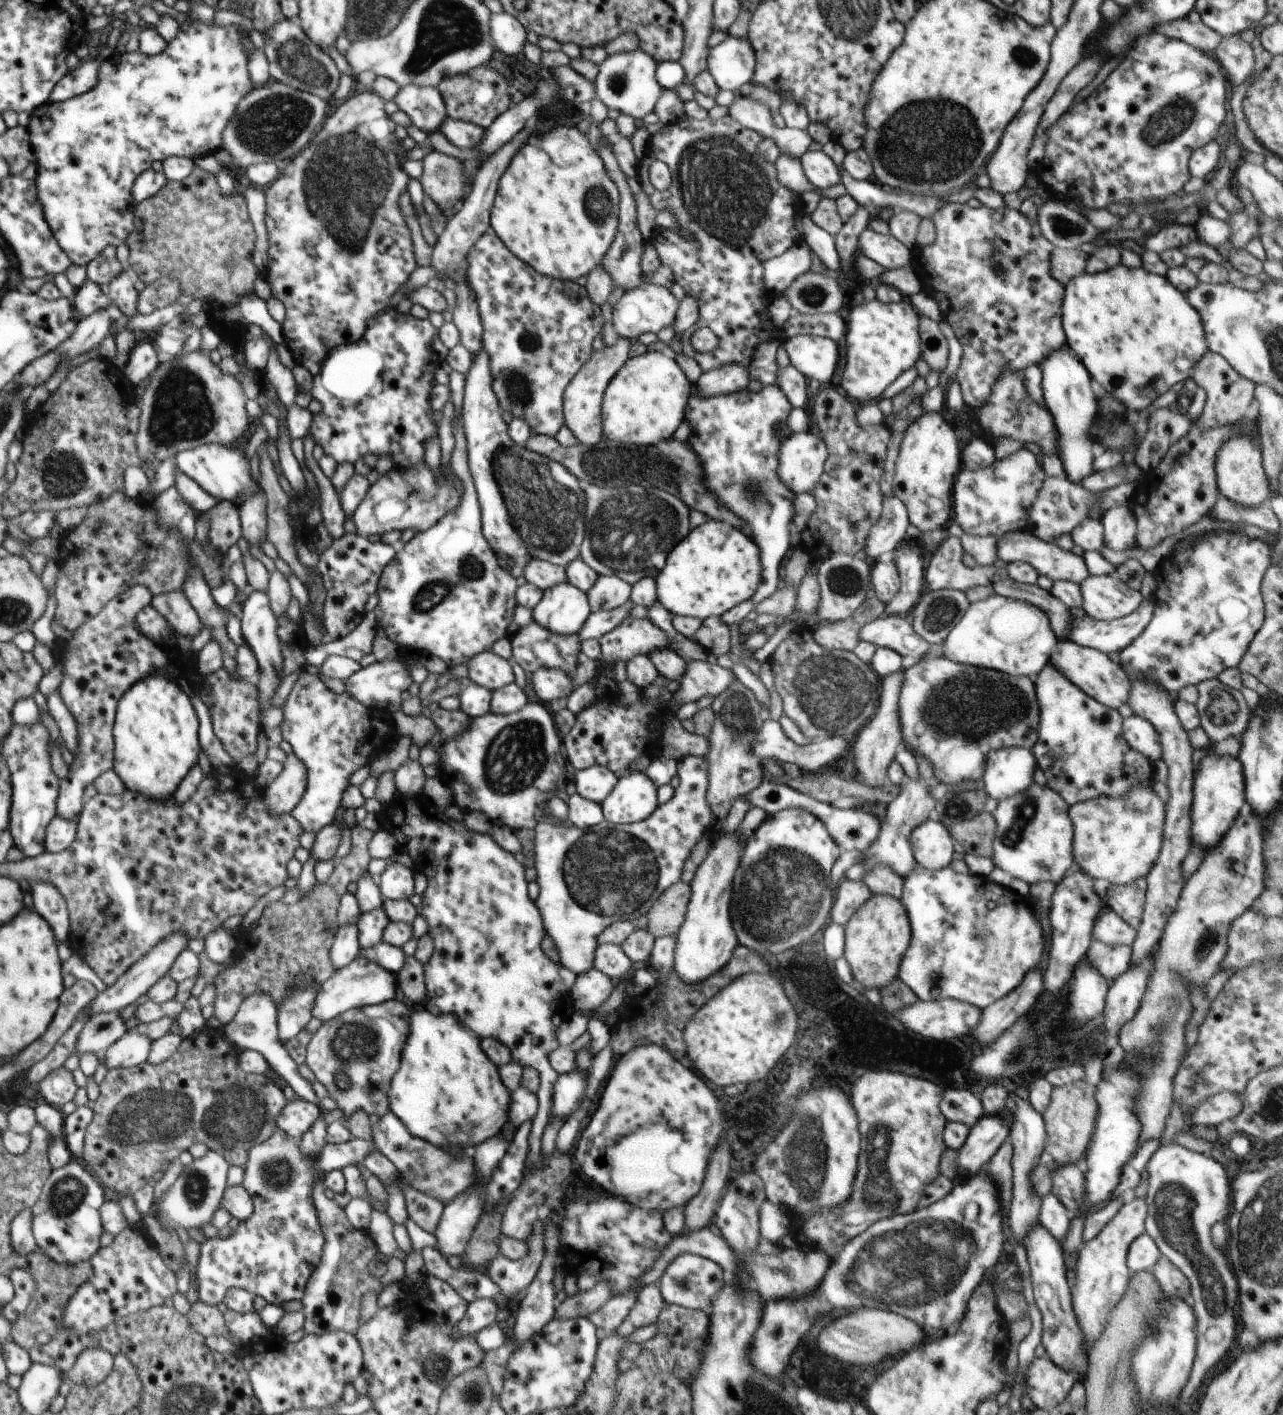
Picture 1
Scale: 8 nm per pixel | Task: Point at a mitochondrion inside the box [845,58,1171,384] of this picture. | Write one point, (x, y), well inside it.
(931, 142)

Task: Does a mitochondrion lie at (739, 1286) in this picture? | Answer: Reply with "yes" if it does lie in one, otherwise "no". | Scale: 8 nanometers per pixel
no

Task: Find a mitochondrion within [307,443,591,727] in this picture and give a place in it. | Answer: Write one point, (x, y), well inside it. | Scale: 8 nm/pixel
(435, 593)

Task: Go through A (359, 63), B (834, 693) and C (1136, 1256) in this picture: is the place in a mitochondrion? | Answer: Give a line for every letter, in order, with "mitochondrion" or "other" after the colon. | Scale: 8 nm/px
A: other
B: mitochondrion
C: other

